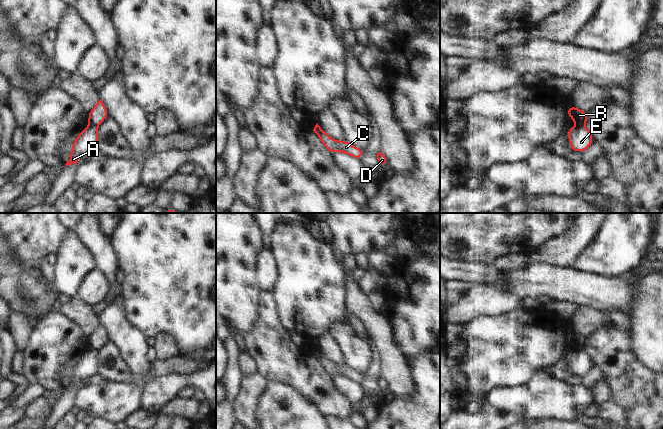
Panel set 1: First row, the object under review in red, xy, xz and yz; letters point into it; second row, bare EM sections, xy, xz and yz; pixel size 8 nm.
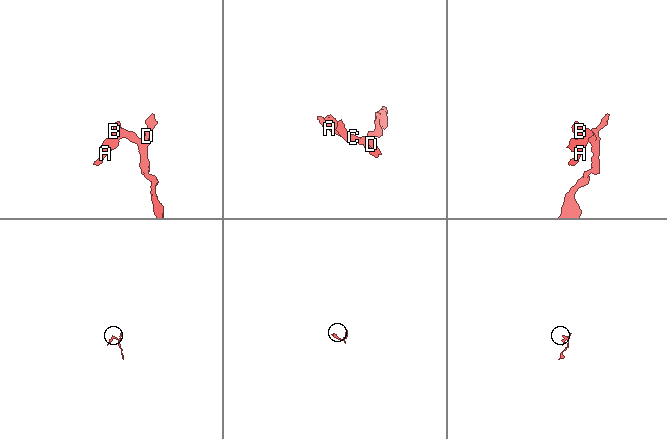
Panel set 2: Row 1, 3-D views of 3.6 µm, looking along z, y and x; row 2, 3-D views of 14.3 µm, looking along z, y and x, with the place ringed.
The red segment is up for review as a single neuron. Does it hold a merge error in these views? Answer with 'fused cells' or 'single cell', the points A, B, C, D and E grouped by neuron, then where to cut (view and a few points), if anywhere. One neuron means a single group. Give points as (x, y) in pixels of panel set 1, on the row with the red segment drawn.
fused cells; A E / B C D; cut in xy along (90, 124), (97, 126)

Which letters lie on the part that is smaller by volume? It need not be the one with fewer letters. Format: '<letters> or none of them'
A, E.

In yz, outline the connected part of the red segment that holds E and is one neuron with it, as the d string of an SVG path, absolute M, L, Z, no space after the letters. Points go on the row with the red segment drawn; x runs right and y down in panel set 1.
M576 125L568 129L567 136L571 150L581 153L586 151L594 141L591 131L584 125Z

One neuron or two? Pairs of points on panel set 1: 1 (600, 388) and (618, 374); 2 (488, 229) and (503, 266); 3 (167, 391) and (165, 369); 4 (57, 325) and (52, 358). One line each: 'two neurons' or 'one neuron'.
1: two neurons
2: two neurons
3: two neurons
4: one neuron

